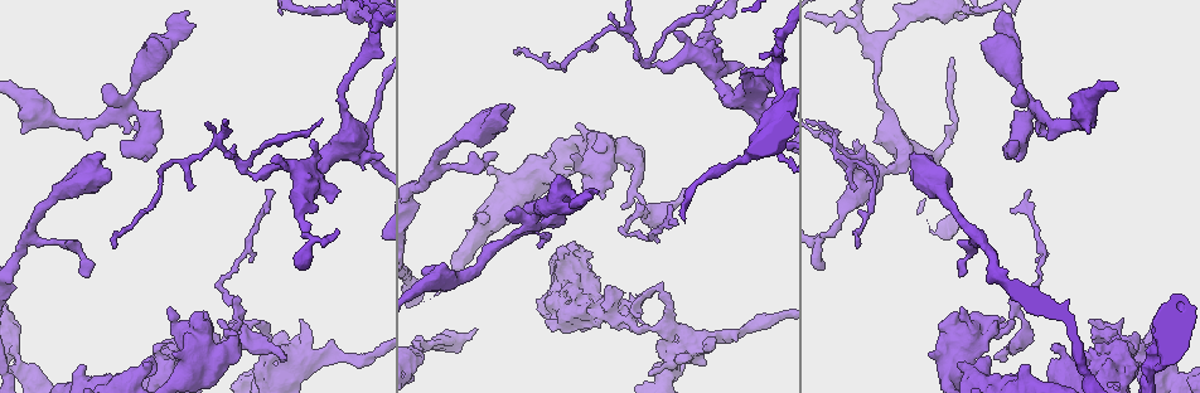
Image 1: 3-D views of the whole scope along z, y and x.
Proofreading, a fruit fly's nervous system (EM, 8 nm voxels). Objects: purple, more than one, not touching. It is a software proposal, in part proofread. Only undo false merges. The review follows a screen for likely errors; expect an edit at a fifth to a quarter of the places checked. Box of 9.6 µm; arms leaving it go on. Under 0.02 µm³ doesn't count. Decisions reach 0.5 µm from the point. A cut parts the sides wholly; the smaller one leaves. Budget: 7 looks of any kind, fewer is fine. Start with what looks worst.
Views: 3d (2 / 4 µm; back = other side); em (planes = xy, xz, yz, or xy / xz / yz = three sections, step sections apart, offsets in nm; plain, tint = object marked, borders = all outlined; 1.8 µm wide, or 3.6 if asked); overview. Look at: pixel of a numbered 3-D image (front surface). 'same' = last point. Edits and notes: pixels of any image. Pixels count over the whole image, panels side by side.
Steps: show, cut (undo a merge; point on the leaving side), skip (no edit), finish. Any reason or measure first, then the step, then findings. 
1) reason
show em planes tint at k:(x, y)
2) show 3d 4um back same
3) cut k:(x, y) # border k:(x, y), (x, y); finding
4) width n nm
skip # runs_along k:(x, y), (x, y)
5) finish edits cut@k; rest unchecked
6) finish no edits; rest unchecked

calibre changes
show em 3.6um xy step 8 tint at 1:(614, 320)

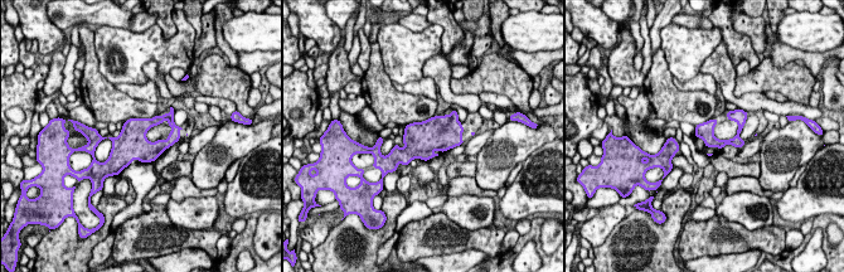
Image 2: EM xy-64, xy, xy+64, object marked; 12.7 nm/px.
show em 3.6um planes tint same

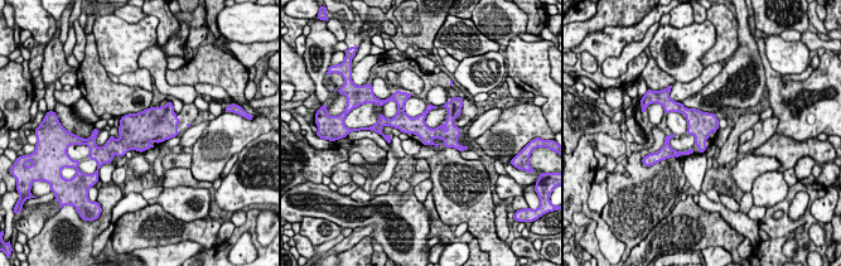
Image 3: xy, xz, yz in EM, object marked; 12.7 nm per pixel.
skip # runs_along 3:(452, 112), (439, 132), (387, 121); continuous, no second neuron

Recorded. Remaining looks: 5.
abrupt turn
show em 3.6um yz step 8 tint at 1:(601, 177)

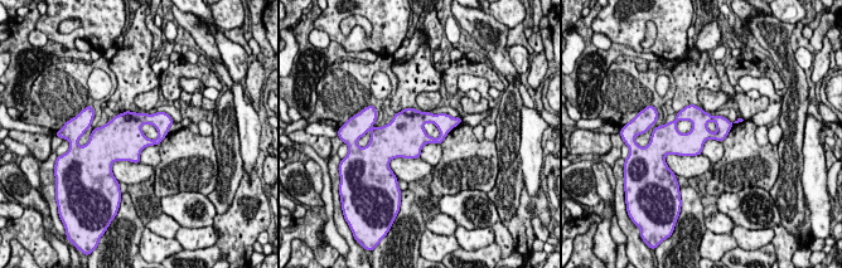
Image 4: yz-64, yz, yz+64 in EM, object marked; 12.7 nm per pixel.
another direction
show em 3.6um planes borders same

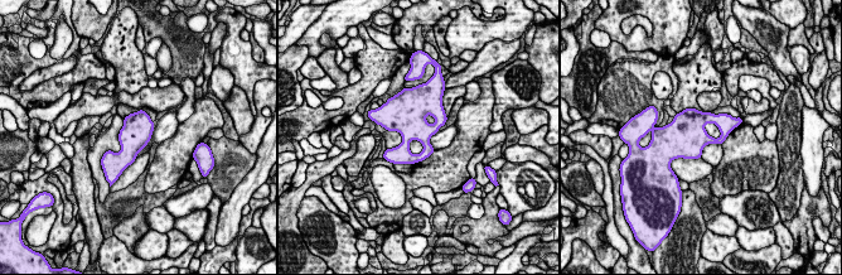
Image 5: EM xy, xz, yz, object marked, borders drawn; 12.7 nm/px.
skip # all the same neuron

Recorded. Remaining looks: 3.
show em planes borders at 1:(932, 154)

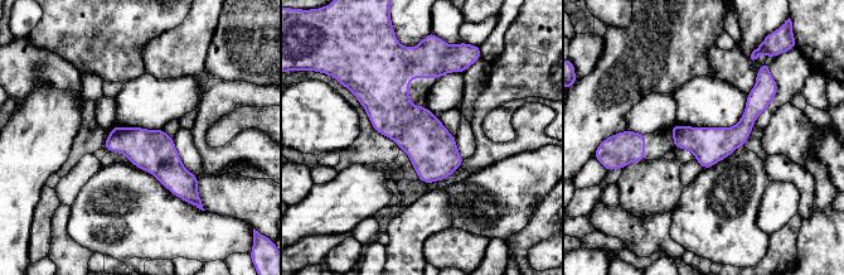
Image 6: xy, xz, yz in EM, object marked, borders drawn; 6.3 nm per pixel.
skip # runs_along 6:(769, 99), (726, 140), (677, 144); continuous, no second neuron

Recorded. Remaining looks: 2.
finish no edits; rest unchecked

